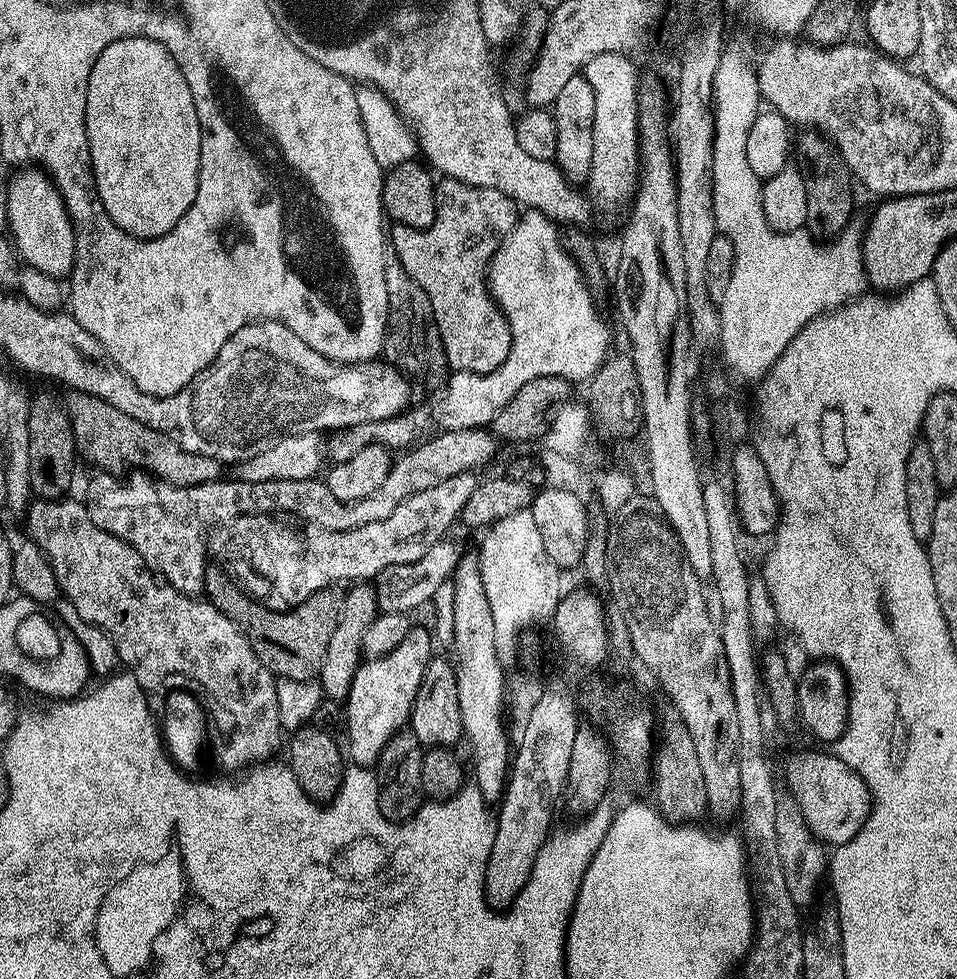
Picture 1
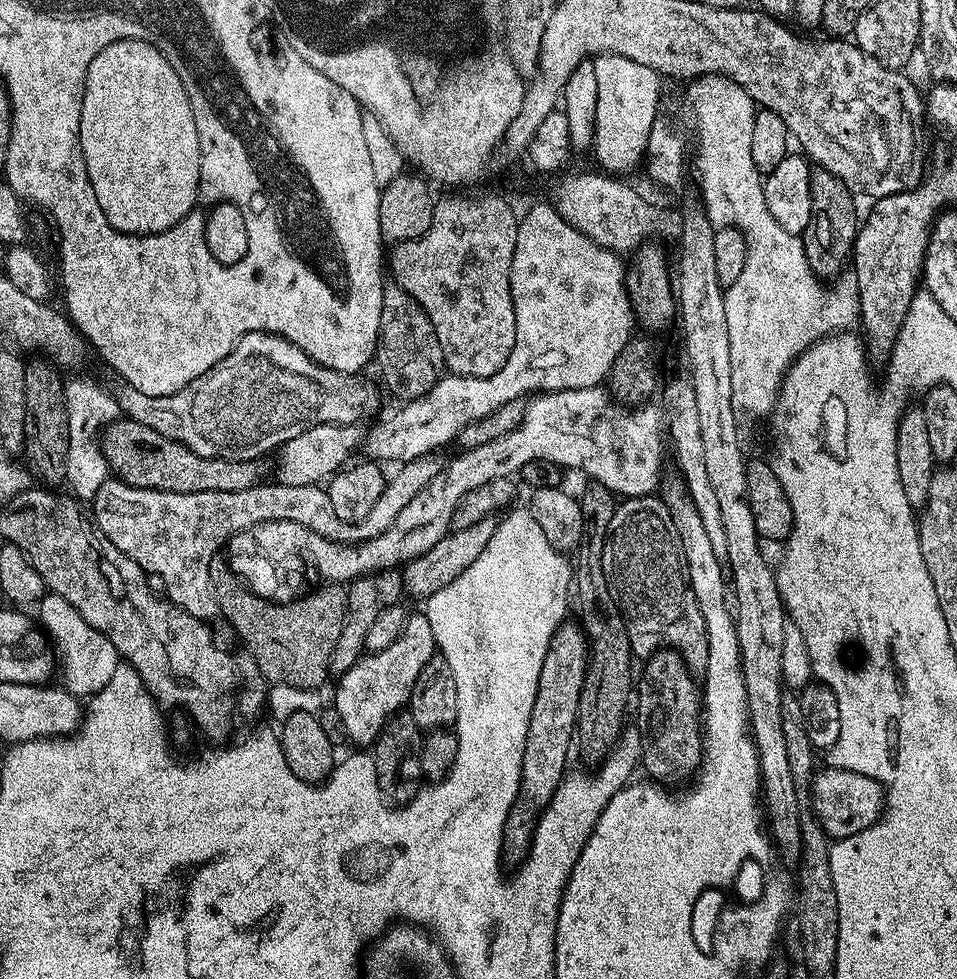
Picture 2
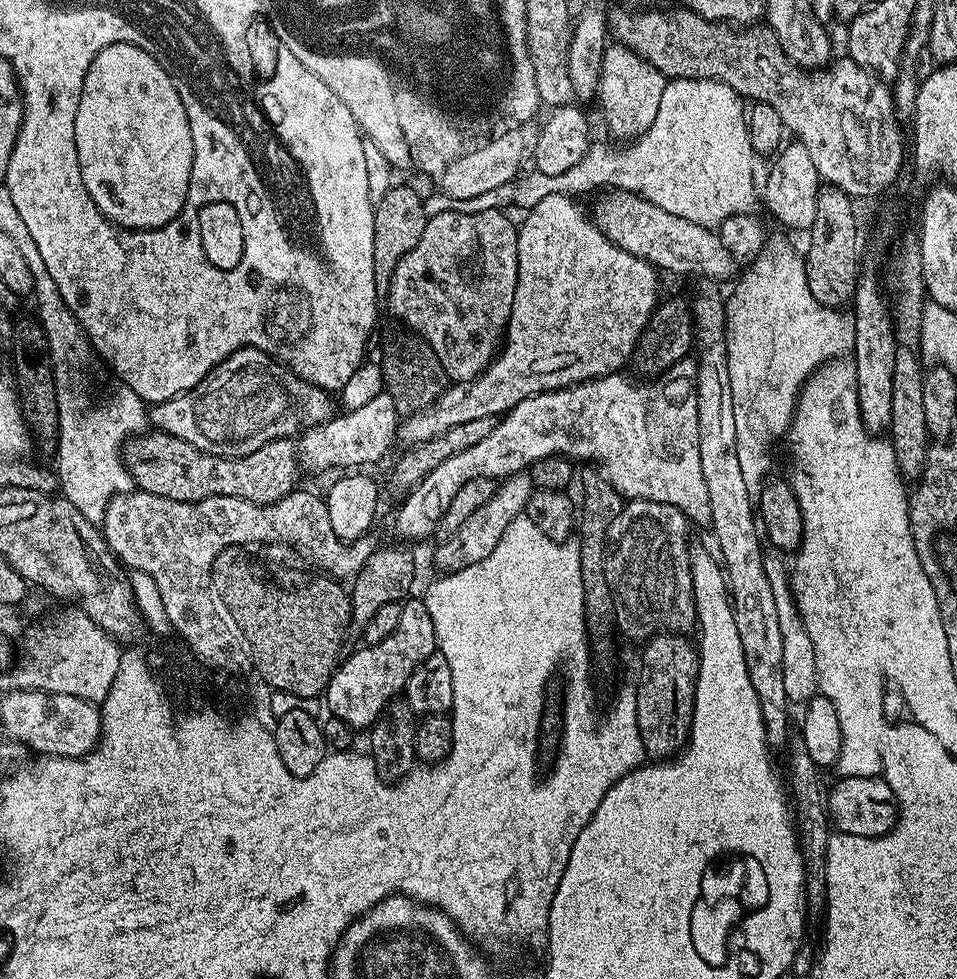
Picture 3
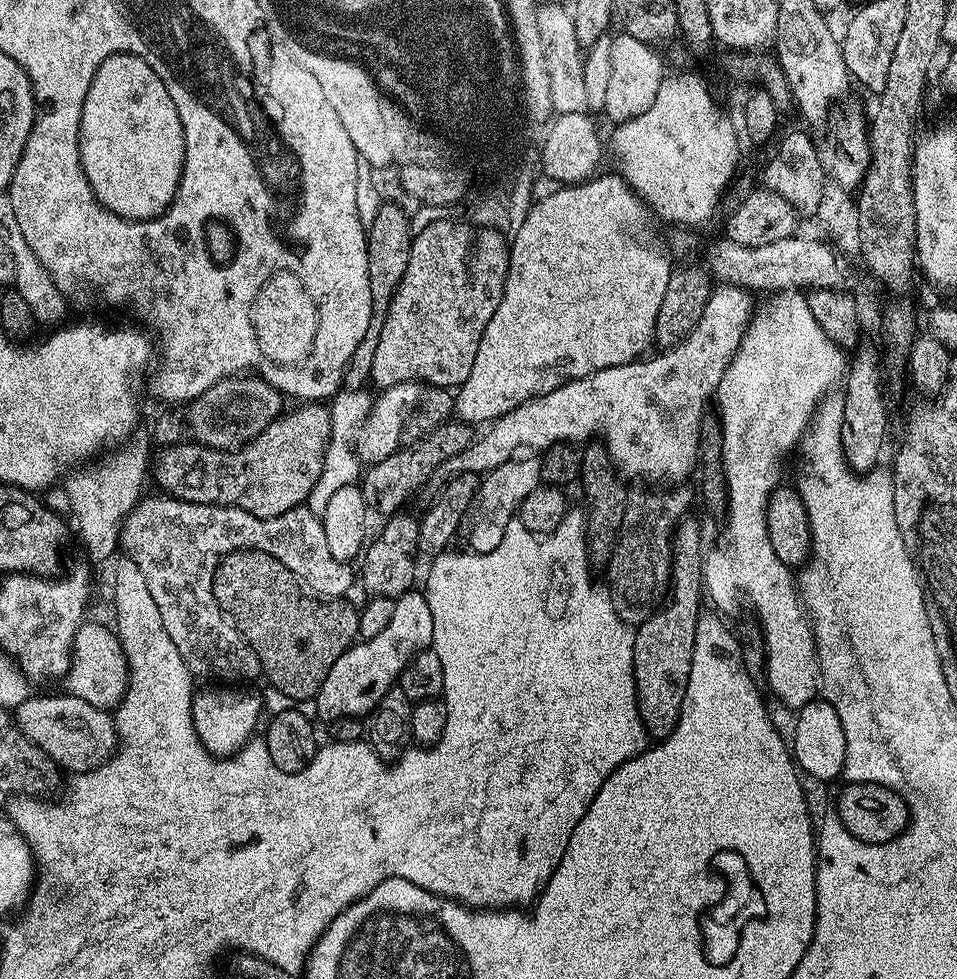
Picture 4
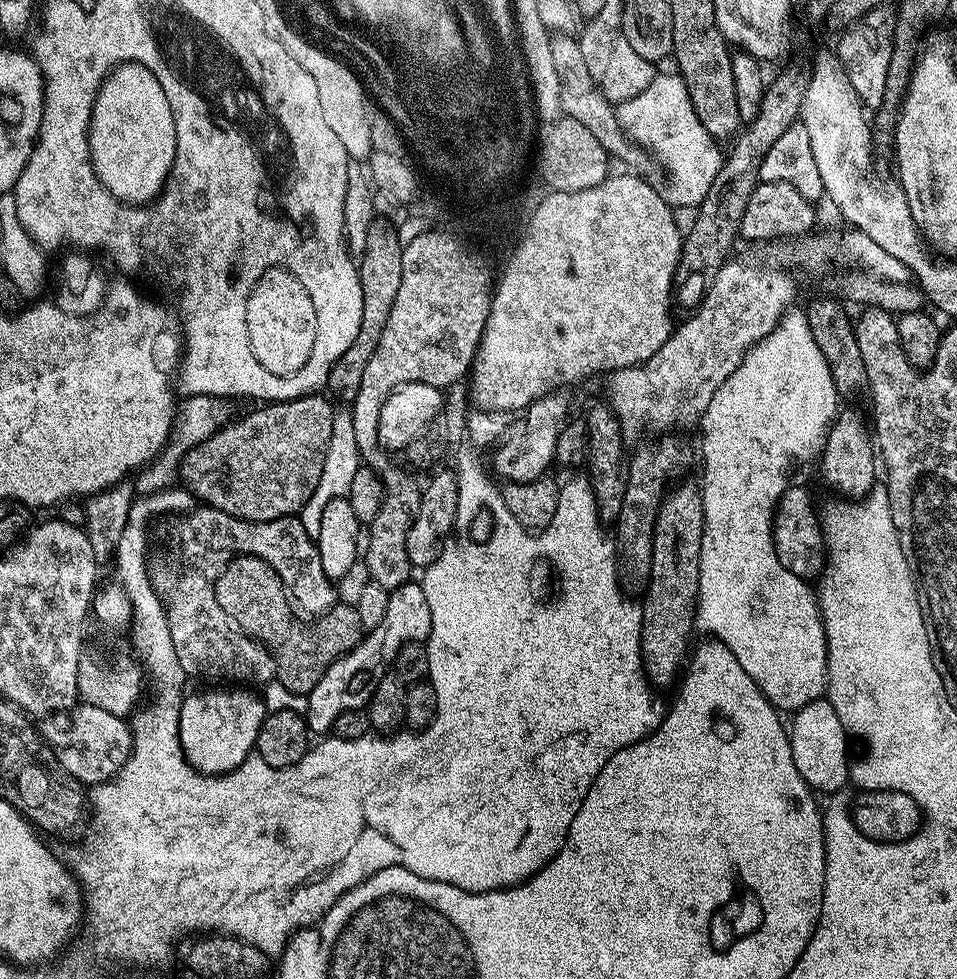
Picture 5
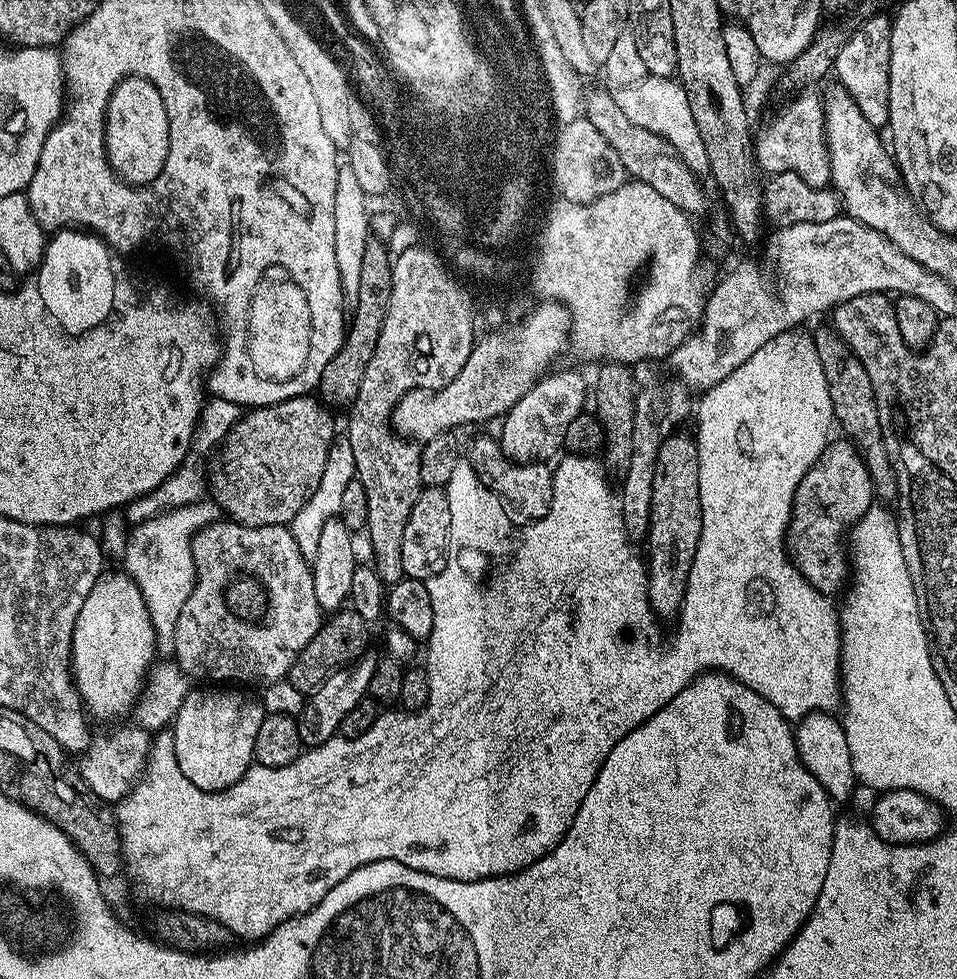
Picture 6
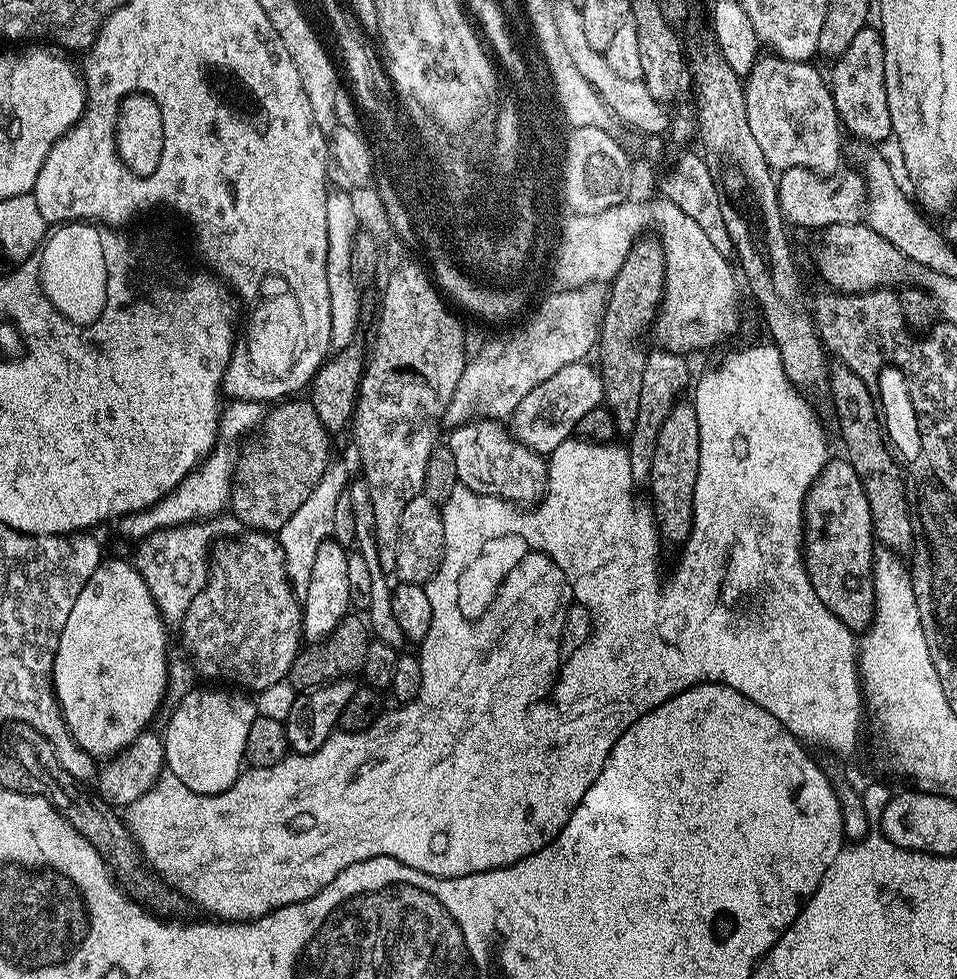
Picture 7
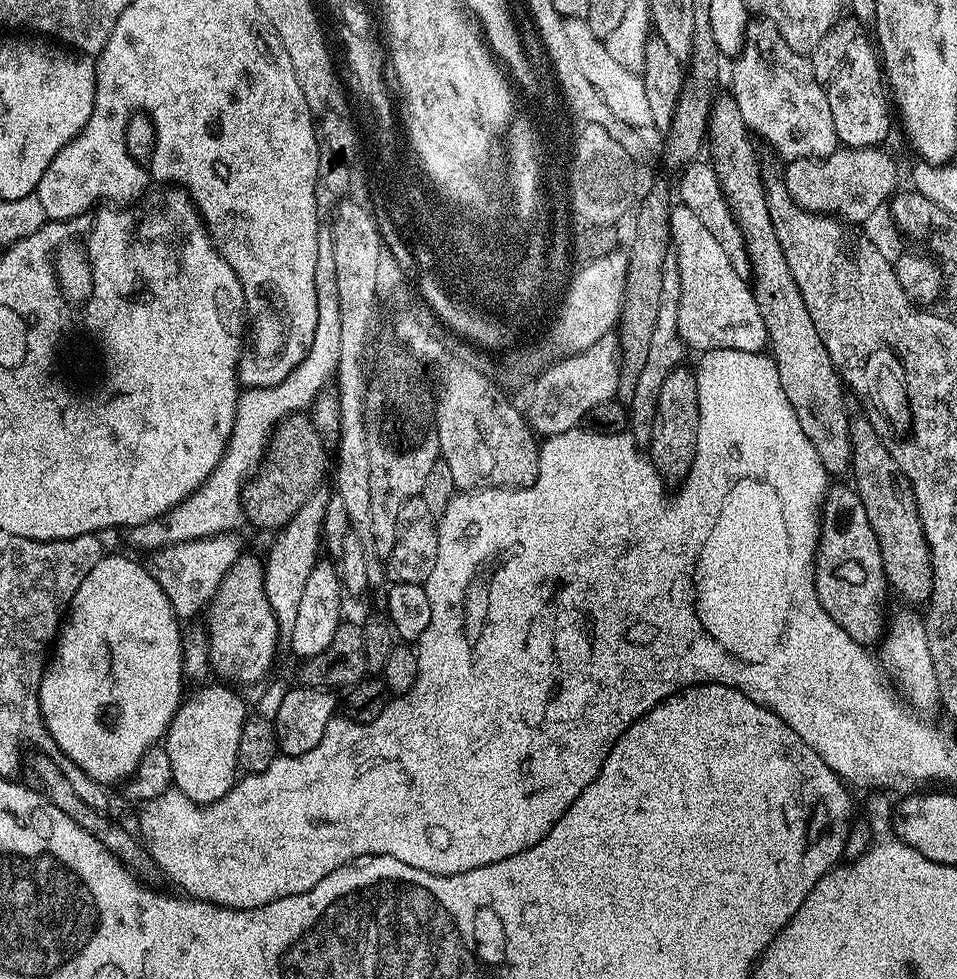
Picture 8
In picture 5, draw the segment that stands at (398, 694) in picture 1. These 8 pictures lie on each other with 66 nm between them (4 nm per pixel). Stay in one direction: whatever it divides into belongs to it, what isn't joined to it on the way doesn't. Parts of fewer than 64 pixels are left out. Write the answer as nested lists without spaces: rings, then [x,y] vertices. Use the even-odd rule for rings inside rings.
[[[409,582],[391,589],[382,622],[370,629],[358,646],[354,646],[346,655],[338,657],[328,667],[326,674],[322,674],[318,686],[314,686],[314,690],[308,693],[306,719],[309,733],[331,733],[332,724],[340,714],[363,709],[371,698],[376,683],[400,655],[402,645],[427,641],[431,629],[430,605],[426,603],[423,583]]]

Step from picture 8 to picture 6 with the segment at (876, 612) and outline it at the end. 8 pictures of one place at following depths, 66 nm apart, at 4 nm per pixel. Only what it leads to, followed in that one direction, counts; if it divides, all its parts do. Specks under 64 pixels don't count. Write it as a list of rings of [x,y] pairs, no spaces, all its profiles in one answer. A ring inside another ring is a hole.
[[[833,439],[829,443],[818,462],[814,462],[814,466],[802,478],[802,482],[798,482],[798,490],[794,490],[794,502],[786,537],[788,559],[792,561],[798,574],[802,574],[802,578],[806,578],[806,582],[810,582],[814,590],[829,598],[835,597],[835,592],[843,593],[850,580],[850,556],[846,551],[846,533],[874,504],[870,474],[862,462],[860,451],[848,443],[847,439],[839,439]]]

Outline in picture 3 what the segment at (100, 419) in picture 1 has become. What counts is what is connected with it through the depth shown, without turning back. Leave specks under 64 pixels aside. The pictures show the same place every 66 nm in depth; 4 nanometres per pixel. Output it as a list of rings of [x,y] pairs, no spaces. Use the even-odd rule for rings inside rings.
[[[148,430],[128,440],[123,448],[123,460],[139,491],[158,494],[158,498],[170,498],[174,502],[229,496],[255,504],[273,504],[294,491],[296,475],[302,472],[297,445],[288,438],[266,442],[266,446],[258,446],[254,454],[215,456],[190,446],[190,442],[182,442],[182,438]]]

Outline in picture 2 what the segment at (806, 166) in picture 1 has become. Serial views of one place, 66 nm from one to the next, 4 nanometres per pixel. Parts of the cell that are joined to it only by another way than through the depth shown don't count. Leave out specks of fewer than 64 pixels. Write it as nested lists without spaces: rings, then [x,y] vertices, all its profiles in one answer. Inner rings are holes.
[[[817,167],[813,171],[808,181],[810,182],[812,213],[808,228],[802,234],[804,253],[813,272],[821,278],[827,278],[828,275],[831,277],[833,274],[839,273],[849,263],[852,255],[858,227],[857,197],[839,178],[821,167]]]

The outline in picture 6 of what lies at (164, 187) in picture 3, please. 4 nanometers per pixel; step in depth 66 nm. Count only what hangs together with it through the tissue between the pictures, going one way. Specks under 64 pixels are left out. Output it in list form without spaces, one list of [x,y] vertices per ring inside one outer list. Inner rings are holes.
[[[141,76],[125,77],[111,94],[104,123],[104,146],[117,176],[135,187],[149,184],[161,173],[169,153],[169,119],[158,90]]]

